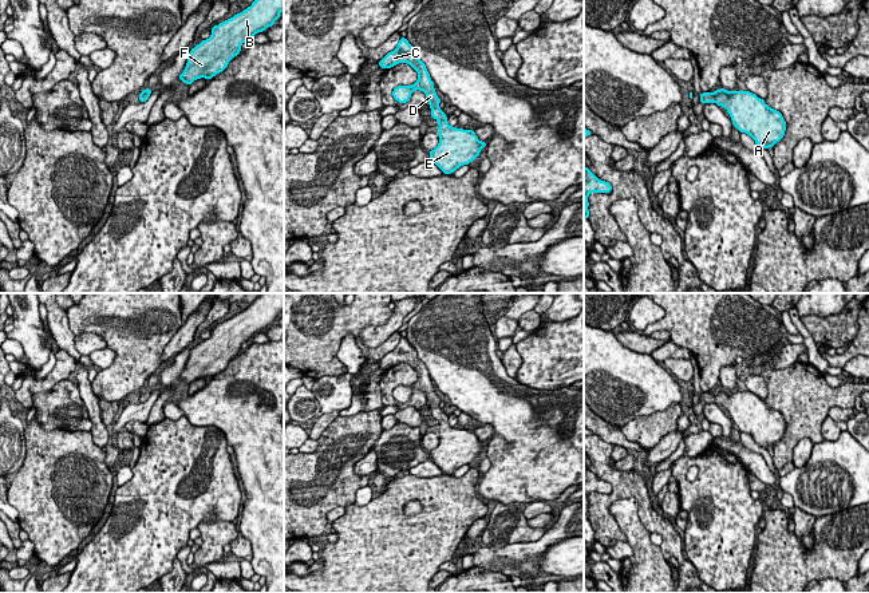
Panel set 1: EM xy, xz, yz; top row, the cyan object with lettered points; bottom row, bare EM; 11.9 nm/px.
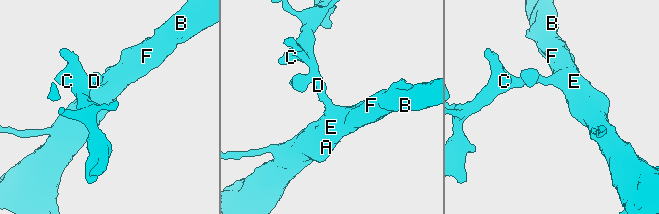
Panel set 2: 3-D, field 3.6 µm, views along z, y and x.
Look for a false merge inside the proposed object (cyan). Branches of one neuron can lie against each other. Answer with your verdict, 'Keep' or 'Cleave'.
Keep

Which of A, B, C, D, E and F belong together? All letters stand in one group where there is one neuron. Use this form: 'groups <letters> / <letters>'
groups A B C D E F

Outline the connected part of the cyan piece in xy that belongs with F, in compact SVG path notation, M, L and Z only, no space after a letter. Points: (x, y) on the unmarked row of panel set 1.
M262 293L250 307L210 328L210 337L190 349L186 367L178 379L190 386L197 379L205 377L209 380L222 372L229 361L241 352L242 343L272 327L283 311L284 293Z

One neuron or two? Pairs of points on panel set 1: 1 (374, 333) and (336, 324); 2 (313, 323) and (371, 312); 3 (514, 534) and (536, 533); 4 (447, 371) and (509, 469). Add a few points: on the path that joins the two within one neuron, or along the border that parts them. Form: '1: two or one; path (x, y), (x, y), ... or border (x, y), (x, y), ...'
1: two; border (390, 317), (382, 324), (366, 325), (359, 340)
2: one; path (328, 323), (350, 320), (356, 316)
3: one; path (520, 534), (530, 534)
4: one; path (473, 391), (517, 435), (517, 443)

